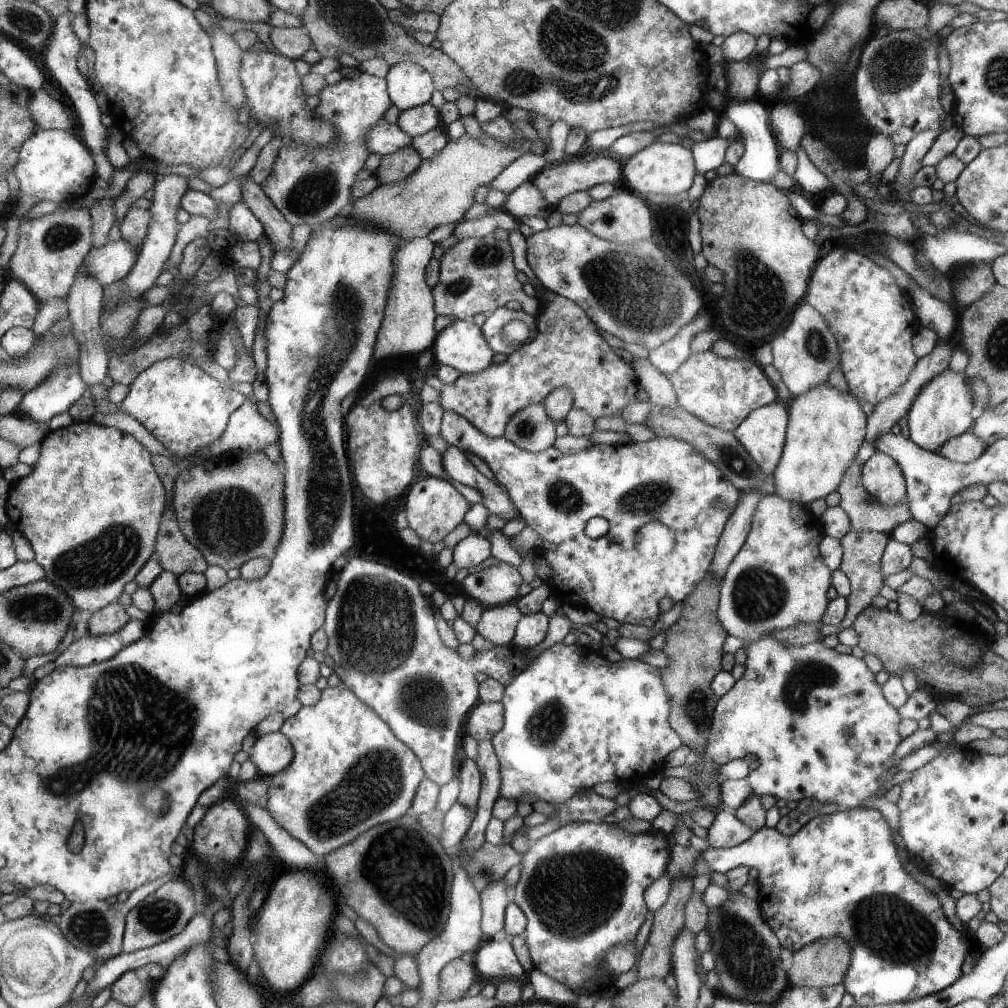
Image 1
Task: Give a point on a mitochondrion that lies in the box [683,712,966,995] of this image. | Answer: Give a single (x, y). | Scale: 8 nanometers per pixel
(888, 926)

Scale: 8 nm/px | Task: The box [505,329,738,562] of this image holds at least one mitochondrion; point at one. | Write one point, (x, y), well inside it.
(651, 496)

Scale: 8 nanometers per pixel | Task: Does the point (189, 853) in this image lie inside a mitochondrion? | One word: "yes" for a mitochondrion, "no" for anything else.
no

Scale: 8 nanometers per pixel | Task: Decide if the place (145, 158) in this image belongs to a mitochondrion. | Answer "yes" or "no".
no

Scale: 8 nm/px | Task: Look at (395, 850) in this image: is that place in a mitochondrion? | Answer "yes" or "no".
yes

